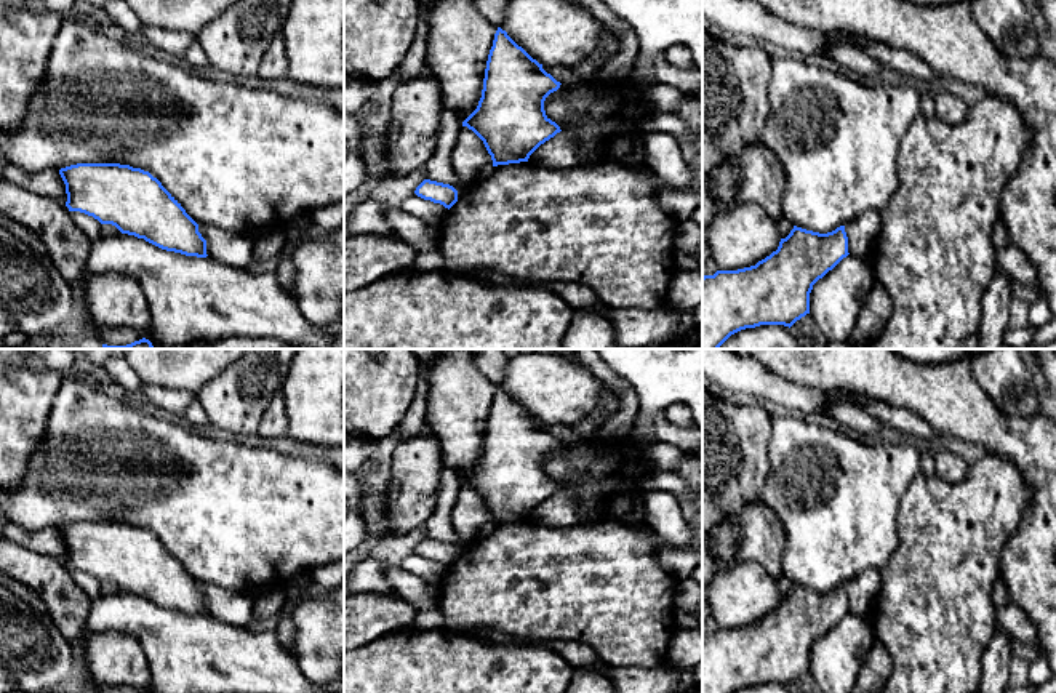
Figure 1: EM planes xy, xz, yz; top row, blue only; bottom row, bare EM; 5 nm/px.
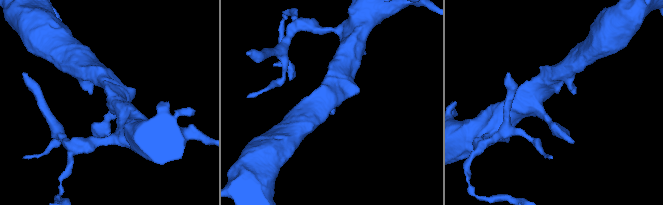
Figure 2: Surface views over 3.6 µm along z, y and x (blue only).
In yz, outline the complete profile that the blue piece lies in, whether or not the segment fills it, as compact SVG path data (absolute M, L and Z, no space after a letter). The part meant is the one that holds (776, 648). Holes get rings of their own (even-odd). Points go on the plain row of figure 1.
M794 584L778 608L755 624L702 635L702 693L734 693L760 683L790 687L810 672L813 643L848 613L845 584L827 592Z

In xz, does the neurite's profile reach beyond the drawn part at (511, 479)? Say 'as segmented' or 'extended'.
as segmented

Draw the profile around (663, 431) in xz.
M664 411L654 418L650 437L632 432L624 440L637 450L645 450L653 442L666 442L680 450L702 450L702 431L696 426L677 429L667 421Z

